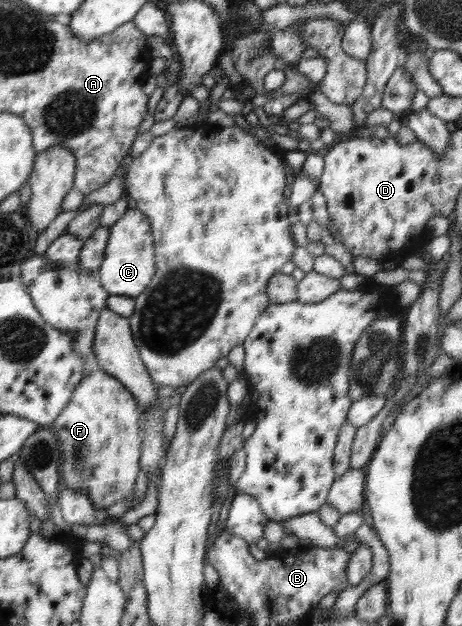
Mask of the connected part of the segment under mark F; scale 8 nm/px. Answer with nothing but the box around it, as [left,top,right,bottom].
[51,369,142,510]

